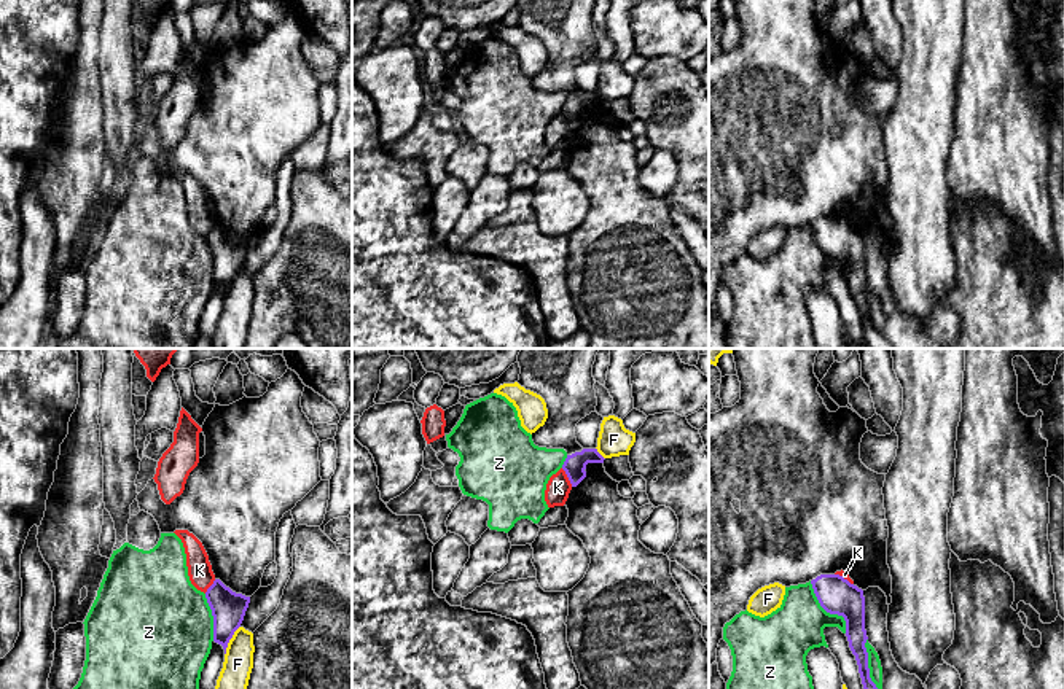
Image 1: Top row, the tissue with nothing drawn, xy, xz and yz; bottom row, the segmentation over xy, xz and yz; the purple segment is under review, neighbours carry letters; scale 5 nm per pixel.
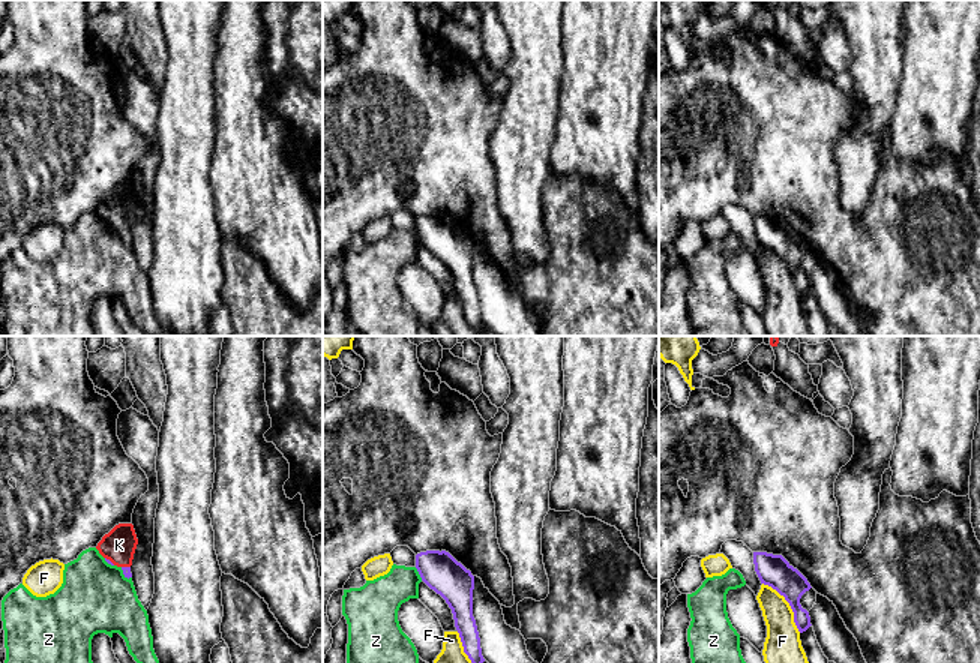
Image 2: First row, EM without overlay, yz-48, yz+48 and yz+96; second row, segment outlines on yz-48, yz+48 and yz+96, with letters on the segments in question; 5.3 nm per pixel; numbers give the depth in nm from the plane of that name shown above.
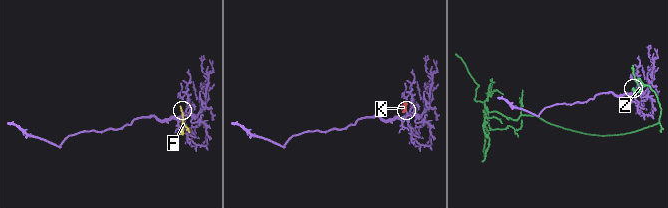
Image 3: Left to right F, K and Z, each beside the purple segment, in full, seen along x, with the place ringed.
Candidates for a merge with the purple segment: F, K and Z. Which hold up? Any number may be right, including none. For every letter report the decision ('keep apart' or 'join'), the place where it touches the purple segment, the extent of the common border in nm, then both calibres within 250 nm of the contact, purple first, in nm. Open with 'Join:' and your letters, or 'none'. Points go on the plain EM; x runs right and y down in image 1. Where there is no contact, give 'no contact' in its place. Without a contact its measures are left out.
Join: none
F: keep apart; meets purple in xy at (230, 282); contact 170 nm long; 180 nm thick on the purple side, 160 nm on the other
K: keep apart; meets purple in xz at (567, 120); contact 110 nm long; 110 nm thick on the purple side, 120 nm on the other
Z: keep apart; meets purple in yz at (827, 255); contact 320 nm long; 190 nm thick on the purple side, 280 nm on the other

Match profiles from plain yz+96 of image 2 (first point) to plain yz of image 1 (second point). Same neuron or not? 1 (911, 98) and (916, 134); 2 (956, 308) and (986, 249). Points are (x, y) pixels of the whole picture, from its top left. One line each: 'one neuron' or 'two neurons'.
1: two neurons
2: one neuron

